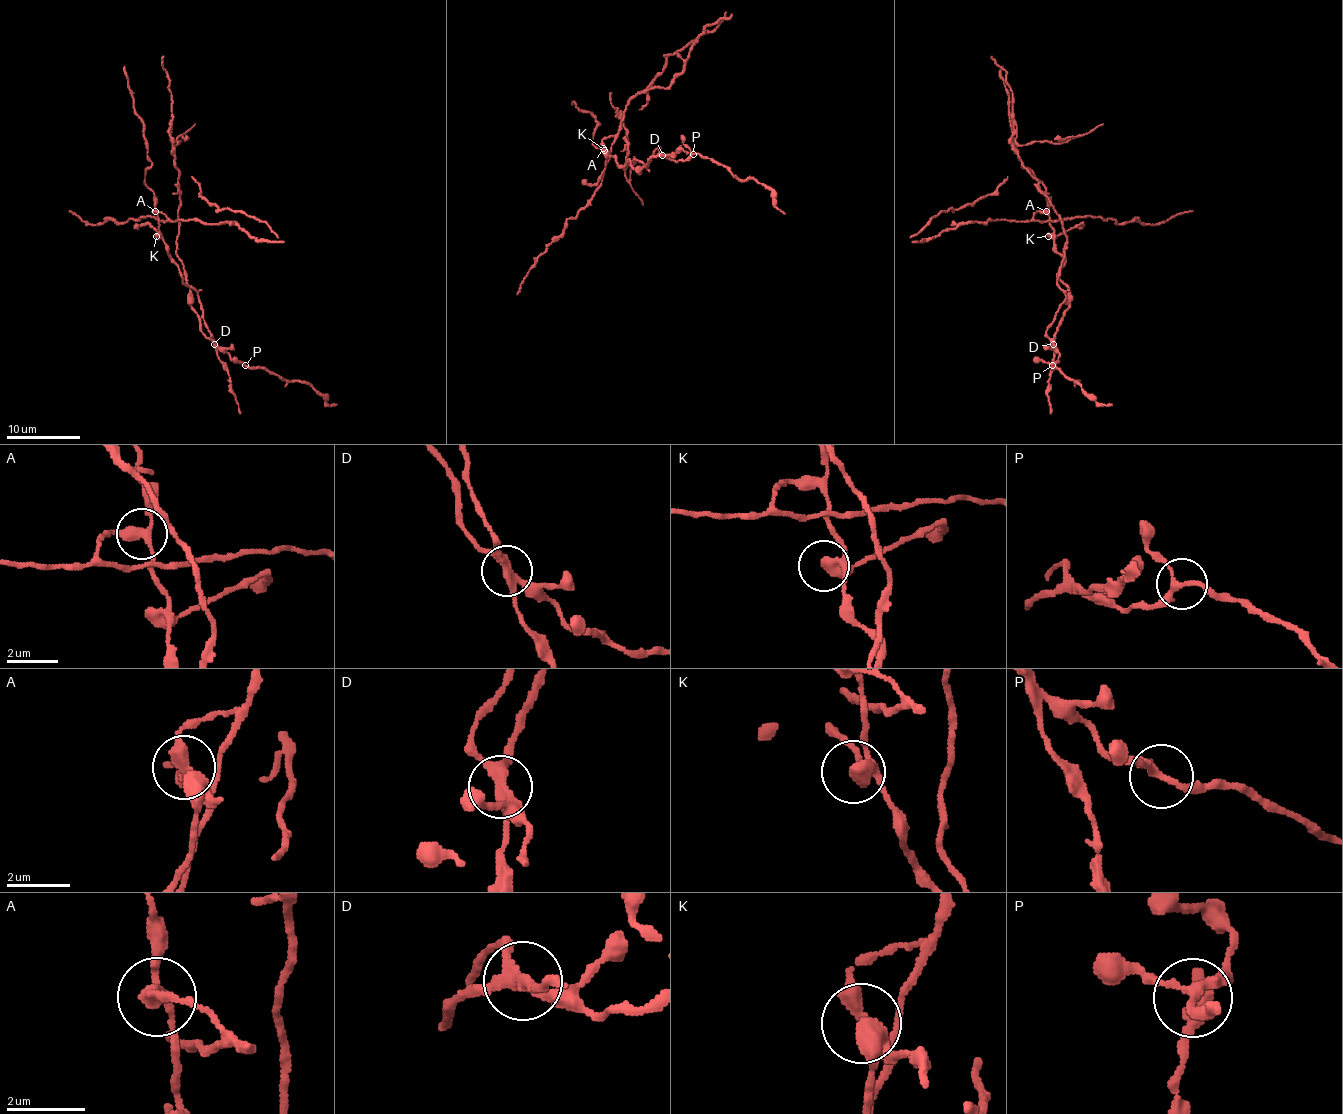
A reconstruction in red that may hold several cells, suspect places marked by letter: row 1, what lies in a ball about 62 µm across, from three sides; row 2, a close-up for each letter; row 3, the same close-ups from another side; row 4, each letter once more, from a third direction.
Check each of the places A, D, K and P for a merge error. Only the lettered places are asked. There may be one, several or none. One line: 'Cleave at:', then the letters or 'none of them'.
Cleave at: A, D

